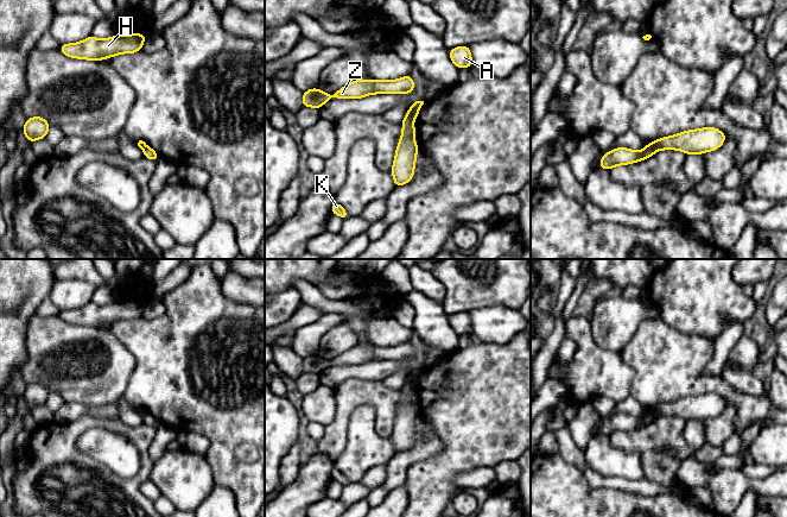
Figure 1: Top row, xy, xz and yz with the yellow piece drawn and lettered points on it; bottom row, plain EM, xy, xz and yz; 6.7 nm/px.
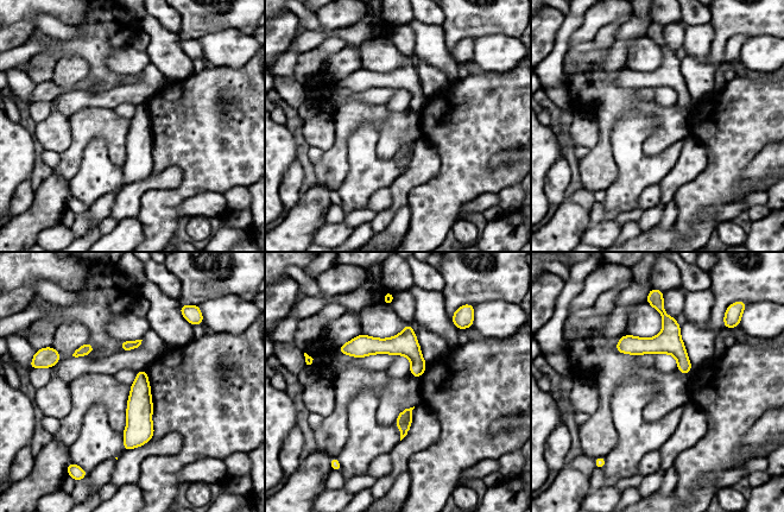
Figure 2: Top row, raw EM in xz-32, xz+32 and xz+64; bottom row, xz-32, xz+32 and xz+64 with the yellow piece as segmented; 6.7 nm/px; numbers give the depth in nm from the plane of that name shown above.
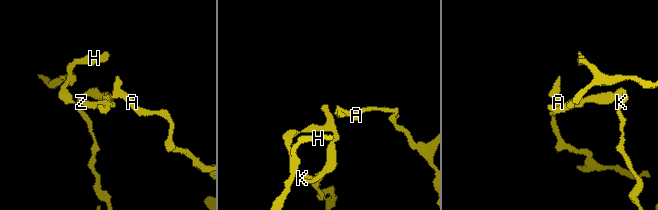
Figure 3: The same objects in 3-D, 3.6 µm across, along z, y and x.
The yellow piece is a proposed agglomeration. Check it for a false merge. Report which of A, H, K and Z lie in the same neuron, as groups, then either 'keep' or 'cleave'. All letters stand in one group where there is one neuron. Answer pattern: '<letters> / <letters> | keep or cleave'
A H Z / K | cleave

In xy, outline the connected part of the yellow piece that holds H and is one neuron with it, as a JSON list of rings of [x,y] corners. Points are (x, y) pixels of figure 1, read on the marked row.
[[[118,34],[104,39],[89,36],[80,43],[61,44],[58,50],[68,57],[102,61],[121,53],[134,53],[142,50],[147,34]]]

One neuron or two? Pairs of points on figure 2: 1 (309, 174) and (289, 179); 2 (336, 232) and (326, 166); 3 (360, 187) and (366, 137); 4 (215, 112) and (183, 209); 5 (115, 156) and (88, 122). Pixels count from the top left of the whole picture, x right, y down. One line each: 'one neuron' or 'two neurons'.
1: two neurons
2: two neurons
3: one neuron
4: two neurons
5: one neuron

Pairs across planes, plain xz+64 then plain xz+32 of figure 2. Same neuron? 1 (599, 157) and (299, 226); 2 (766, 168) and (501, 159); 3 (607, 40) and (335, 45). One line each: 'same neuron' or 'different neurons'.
1: same neuron
2: same neuron
3: same neuron

